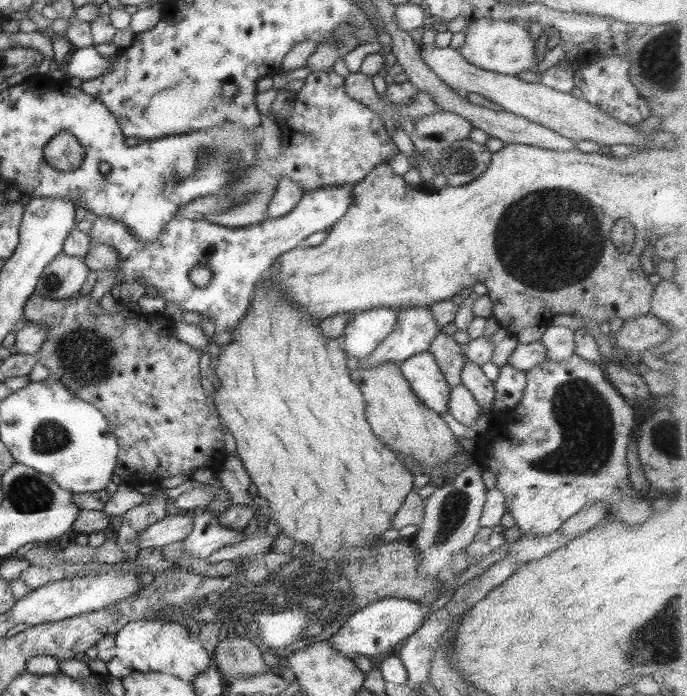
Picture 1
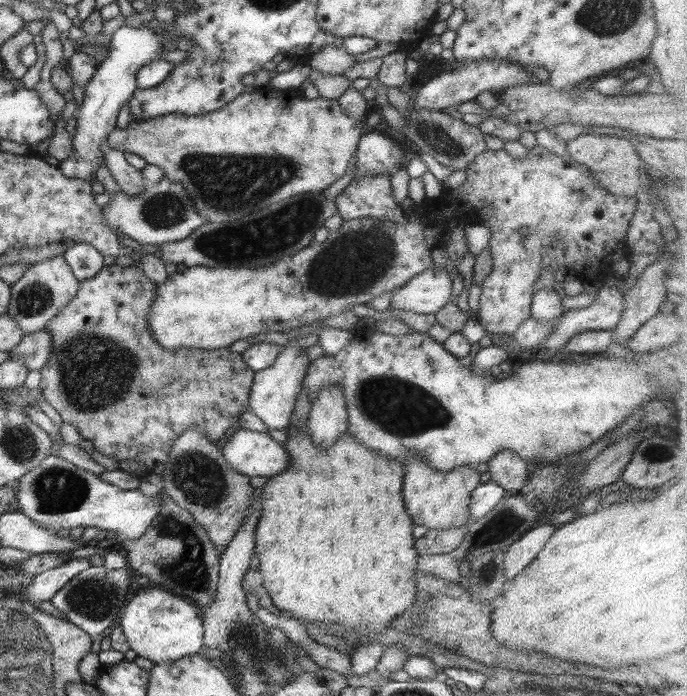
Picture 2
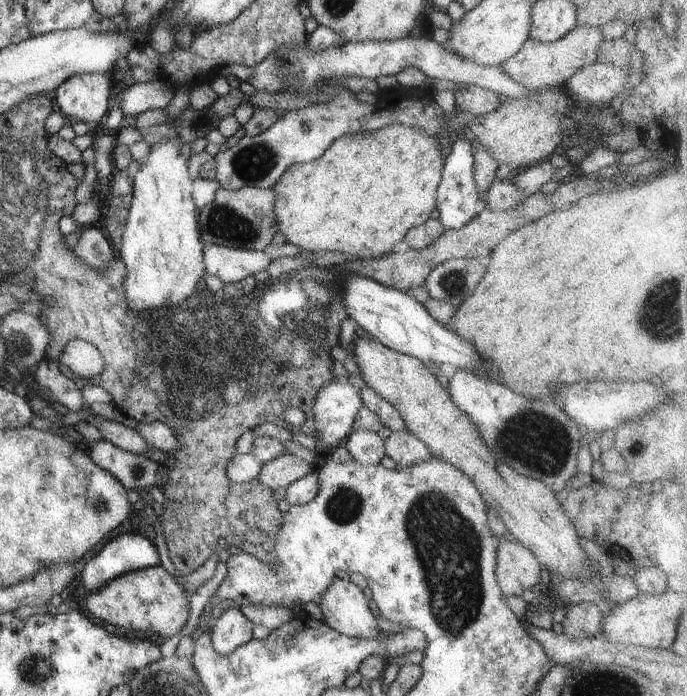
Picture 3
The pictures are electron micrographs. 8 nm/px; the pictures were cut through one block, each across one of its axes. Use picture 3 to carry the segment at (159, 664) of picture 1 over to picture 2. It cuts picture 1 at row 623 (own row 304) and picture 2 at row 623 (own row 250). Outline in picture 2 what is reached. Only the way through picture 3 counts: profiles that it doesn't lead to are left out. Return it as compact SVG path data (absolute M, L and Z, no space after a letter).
M163 587L159 589L142 589L139 593L133 592L133 598L127 601L117 619L117 623L125 635L127 646L135 652L136 656L147 658L153 664L191 656L203 646L204 630L200 611L197 607L188 604L185 598L171 594Z

